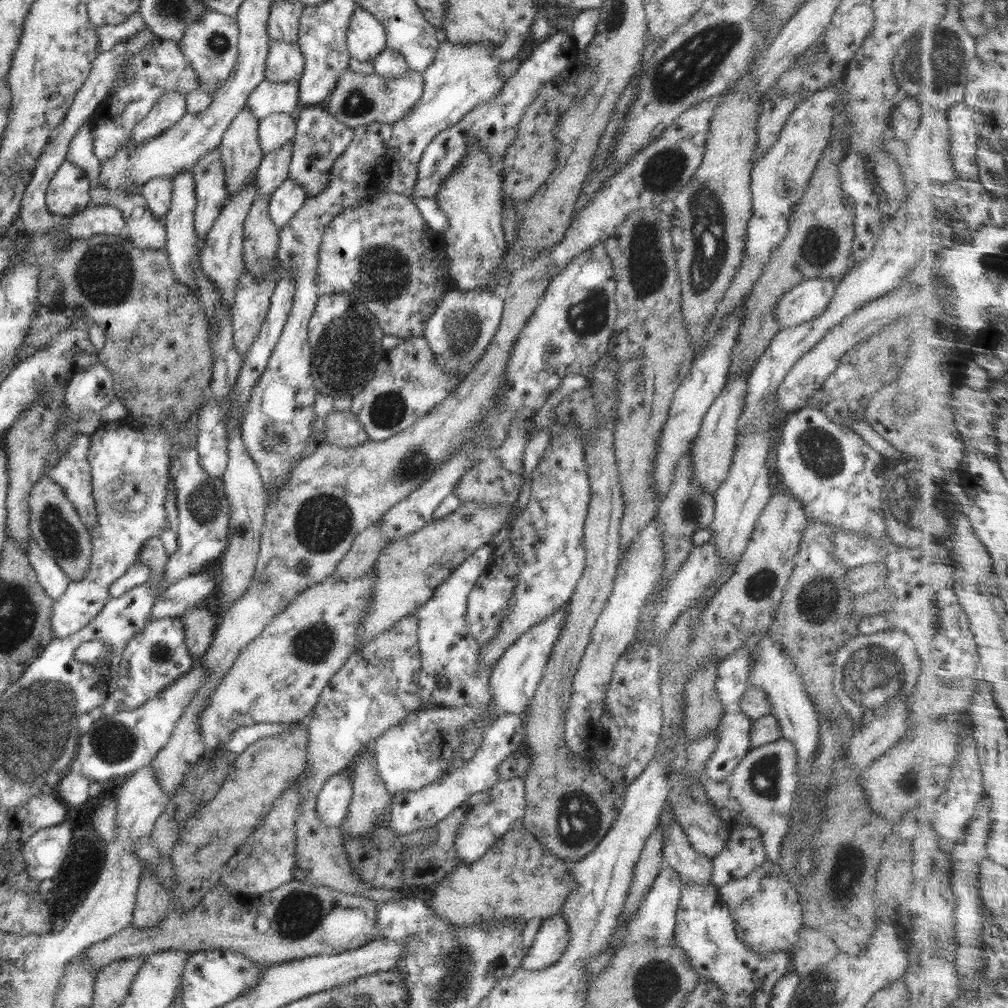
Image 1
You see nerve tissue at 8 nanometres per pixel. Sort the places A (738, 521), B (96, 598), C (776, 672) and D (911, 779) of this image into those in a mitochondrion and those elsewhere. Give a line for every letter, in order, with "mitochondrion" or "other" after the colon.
A: other
B: other
C: other
D: mitochondrion

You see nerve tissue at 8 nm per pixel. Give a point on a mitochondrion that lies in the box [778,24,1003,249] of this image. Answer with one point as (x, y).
(936, 61)

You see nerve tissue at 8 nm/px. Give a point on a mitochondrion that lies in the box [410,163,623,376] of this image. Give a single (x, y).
(463, 330)

